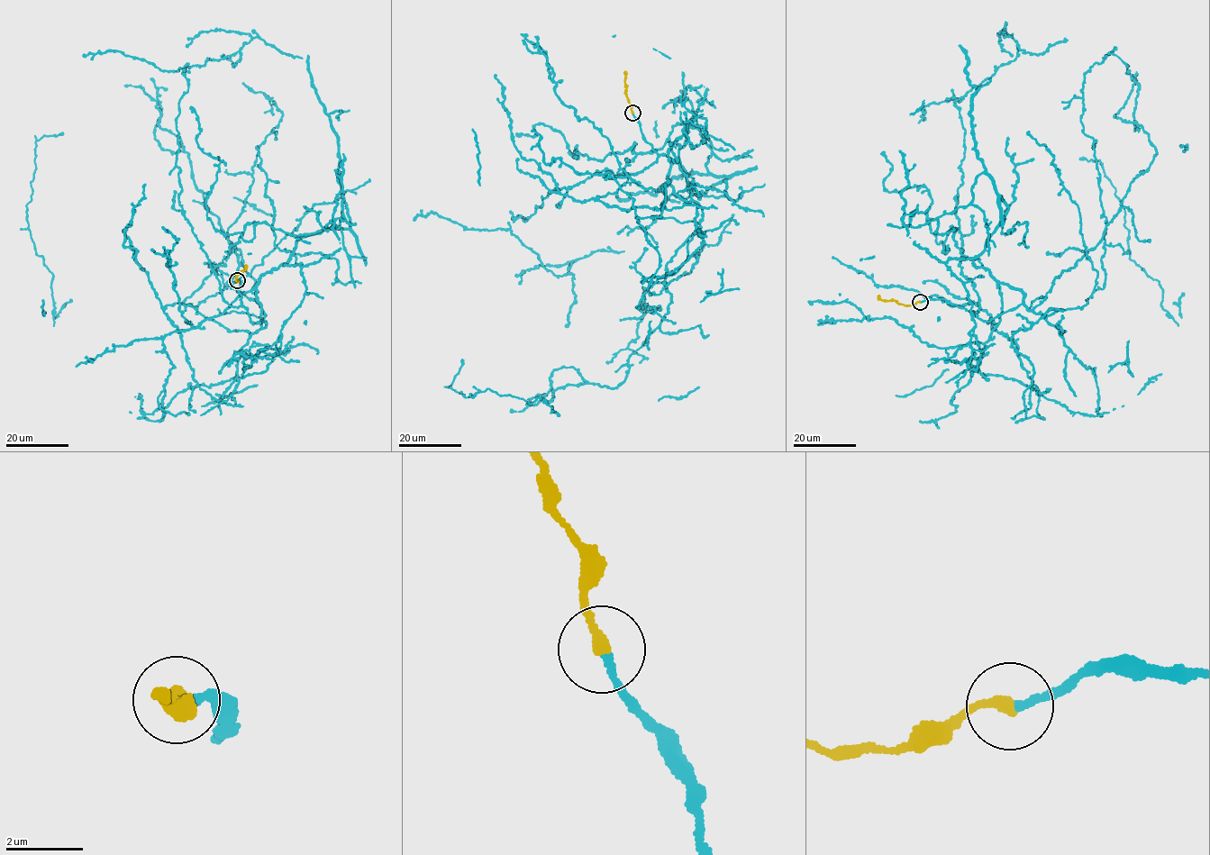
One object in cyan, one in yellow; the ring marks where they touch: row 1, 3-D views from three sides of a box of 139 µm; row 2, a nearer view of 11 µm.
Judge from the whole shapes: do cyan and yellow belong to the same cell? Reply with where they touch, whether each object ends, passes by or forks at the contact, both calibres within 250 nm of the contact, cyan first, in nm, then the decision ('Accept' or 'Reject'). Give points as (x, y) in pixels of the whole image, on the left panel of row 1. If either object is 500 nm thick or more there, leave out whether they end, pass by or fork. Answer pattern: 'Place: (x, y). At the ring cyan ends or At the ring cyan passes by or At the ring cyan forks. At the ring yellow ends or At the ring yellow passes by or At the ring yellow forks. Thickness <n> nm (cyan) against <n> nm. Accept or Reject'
Place: (237, 280). At the ring cyan ends. At the ring yellow ends. Thickness 180 nm (cyan) against 320 nm. Accept

